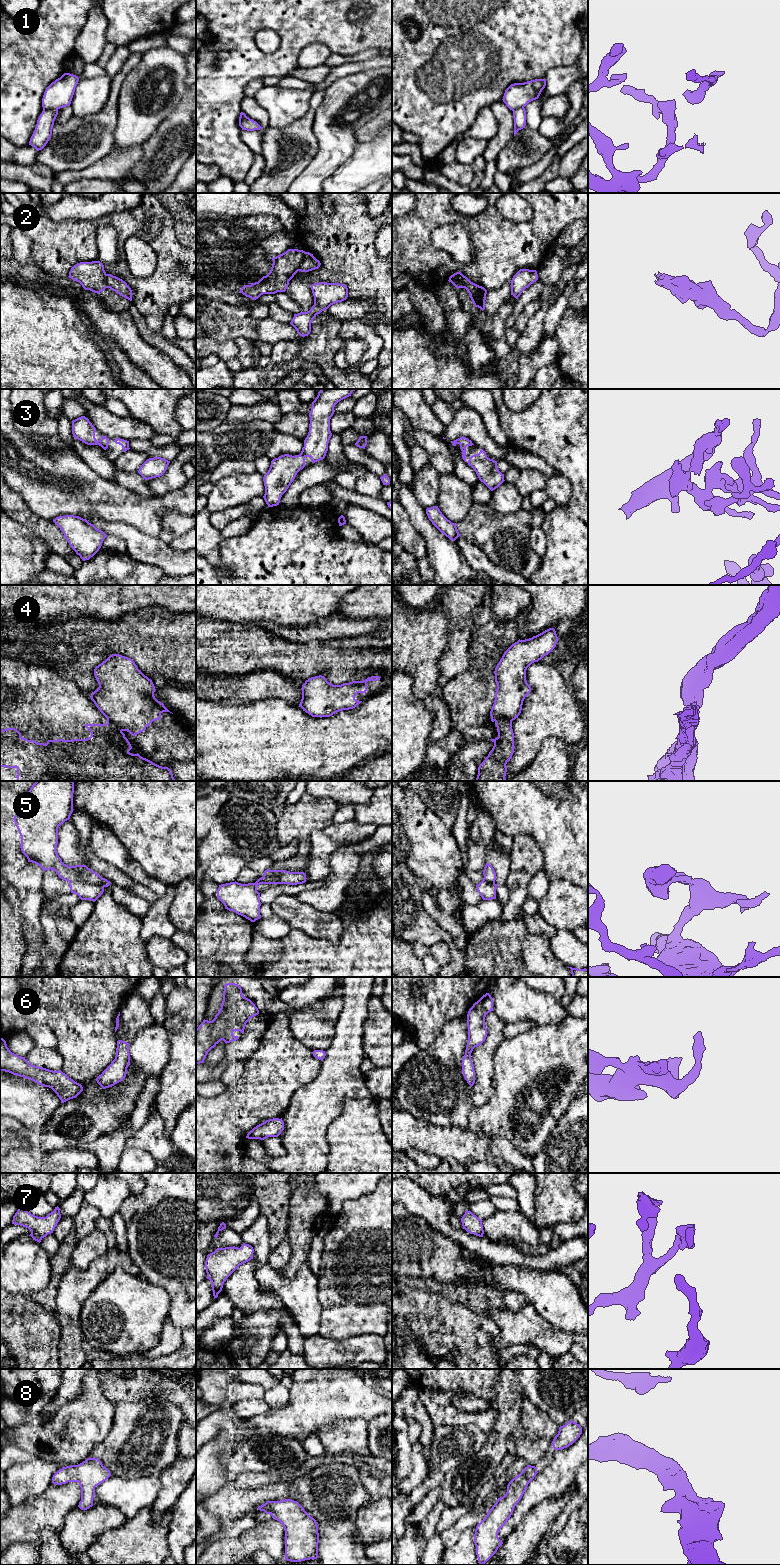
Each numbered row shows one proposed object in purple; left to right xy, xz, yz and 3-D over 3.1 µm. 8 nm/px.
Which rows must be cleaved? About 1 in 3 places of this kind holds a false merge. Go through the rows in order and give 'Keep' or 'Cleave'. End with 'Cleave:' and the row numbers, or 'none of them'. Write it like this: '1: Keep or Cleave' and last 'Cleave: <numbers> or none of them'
1: Cleave
2: Cleave
3: Keep
4: Cleave
5: Cleave
6: Keep
7: Keep
8: Keep
Cleave: 1, 2, 4, 5

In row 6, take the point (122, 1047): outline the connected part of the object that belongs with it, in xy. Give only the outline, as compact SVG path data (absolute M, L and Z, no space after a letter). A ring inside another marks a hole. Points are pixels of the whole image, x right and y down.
M117 1041L116 1056L111 1064L95 1080L103 1088L109 1088L121 1082L130 1065L129 1043Z

